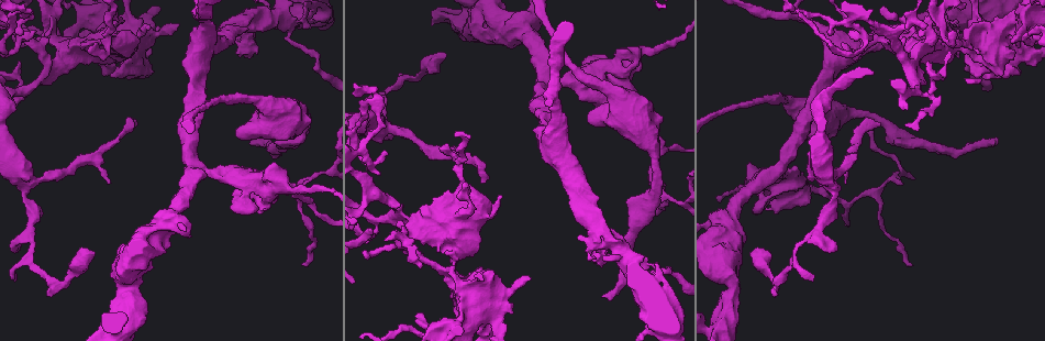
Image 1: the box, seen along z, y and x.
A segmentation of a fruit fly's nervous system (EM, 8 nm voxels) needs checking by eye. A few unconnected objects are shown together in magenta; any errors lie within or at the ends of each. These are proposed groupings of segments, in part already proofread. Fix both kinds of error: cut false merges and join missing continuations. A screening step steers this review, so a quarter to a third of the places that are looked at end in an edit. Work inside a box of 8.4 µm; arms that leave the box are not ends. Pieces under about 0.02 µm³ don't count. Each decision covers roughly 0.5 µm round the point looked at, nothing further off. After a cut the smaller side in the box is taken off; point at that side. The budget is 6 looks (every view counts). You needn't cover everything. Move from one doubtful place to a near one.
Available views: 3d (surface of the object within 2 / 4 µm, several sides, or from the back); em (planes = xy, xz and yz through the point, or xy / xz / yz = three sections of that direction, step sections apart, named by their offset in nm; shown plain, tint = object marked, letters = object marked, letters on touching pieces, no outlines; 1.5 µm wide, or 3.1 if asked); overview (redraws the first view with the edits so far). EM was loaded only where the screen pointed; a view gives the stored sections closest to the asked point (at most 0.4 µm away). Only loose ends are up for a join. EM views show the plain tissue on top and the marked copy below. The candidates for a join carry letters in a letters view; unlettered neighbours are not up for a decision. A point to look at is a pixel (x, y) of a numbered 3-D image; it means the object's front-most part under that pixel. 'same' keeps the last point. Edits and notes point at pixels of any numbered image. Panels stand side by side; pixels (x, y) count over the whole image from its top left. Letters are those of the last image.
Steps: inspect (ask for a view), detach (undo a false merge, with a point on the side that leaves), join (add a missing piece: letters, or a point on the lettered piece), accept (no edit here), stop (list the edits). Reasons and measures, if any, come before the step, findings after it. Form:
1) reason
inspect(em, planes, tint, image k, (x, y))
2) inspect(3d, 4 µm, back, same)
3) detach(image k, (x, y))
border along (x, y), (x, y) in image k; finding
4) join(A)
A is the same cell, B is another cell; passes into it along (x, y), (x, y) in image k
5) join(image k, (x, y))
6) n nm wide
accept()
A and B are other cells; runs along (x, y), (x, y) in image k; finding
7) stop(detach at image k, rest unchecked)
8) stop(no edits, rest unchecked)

looks like a crossing
inspect(em, planes, tint, image 1, (847, 23))

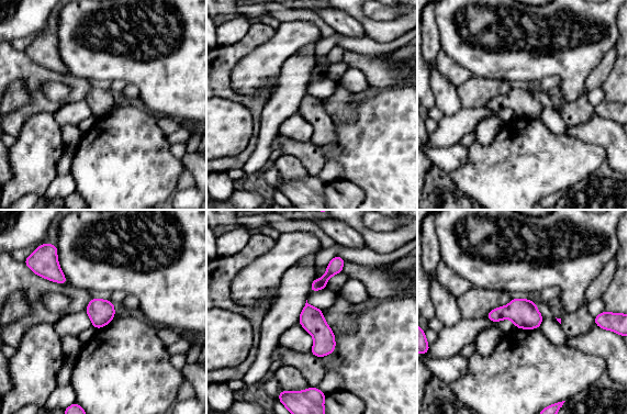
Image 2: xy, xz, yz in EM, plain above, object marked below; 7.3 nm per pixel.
what lies round it
inspect(em, planes, letters, same)

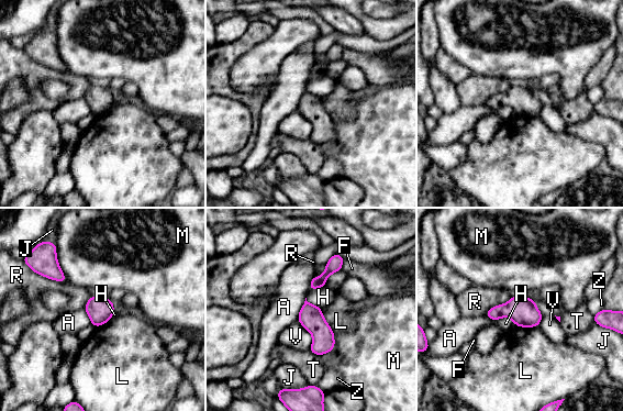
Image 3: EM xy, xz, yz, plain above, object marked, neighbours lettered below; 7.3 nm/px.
accept()
A, F, H, J, L, M, R, T, V and Z are other cells; border along (496, 320), (509, 317), (514, 324) in image 3; continuous, no second neuron

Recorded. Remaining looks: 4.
an open end
inspect(3d, 4 µm, image 1, (111, 183))

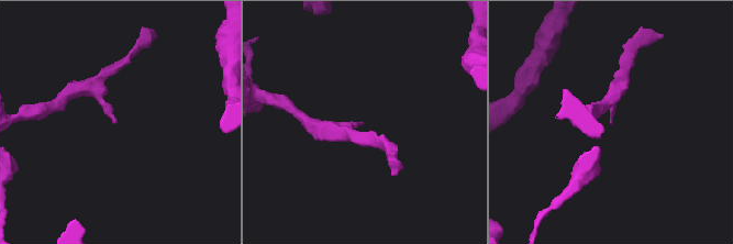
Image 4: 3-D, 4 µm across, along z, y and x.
inspect(em, planes, tint, image 4, (362, 122))

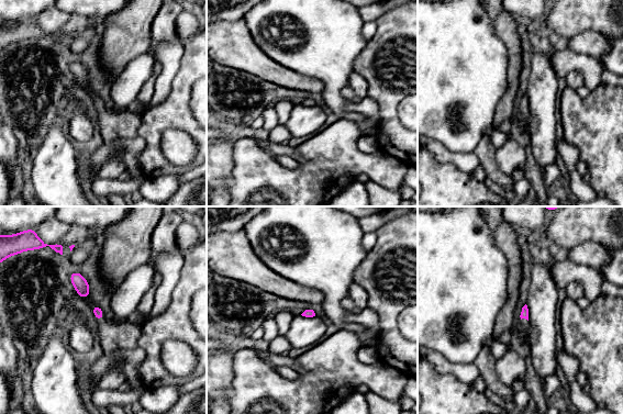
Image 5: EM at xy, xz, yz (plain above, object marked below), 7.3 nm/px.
inspect(em, planes, letters, same)

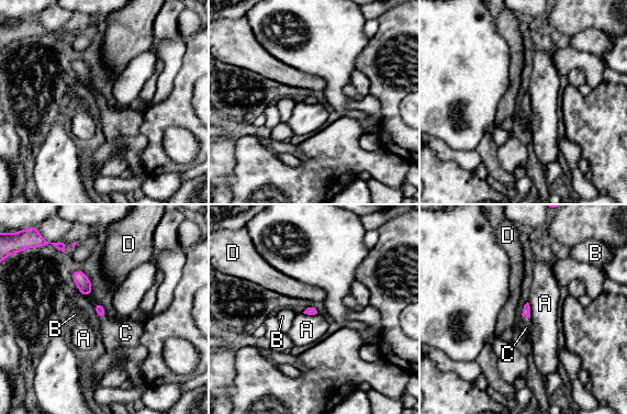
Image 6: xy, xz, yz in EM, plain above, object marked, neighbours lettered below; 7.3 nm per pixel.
A touches over 120 nm
join(C)
C is the same cell, A, B and D are other cells; passes into it along (100, 310), (102, 315), (125, 333) in image 6; it goes on there

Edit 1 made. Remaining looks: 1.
stop(join at image 6, rest unchecked)

